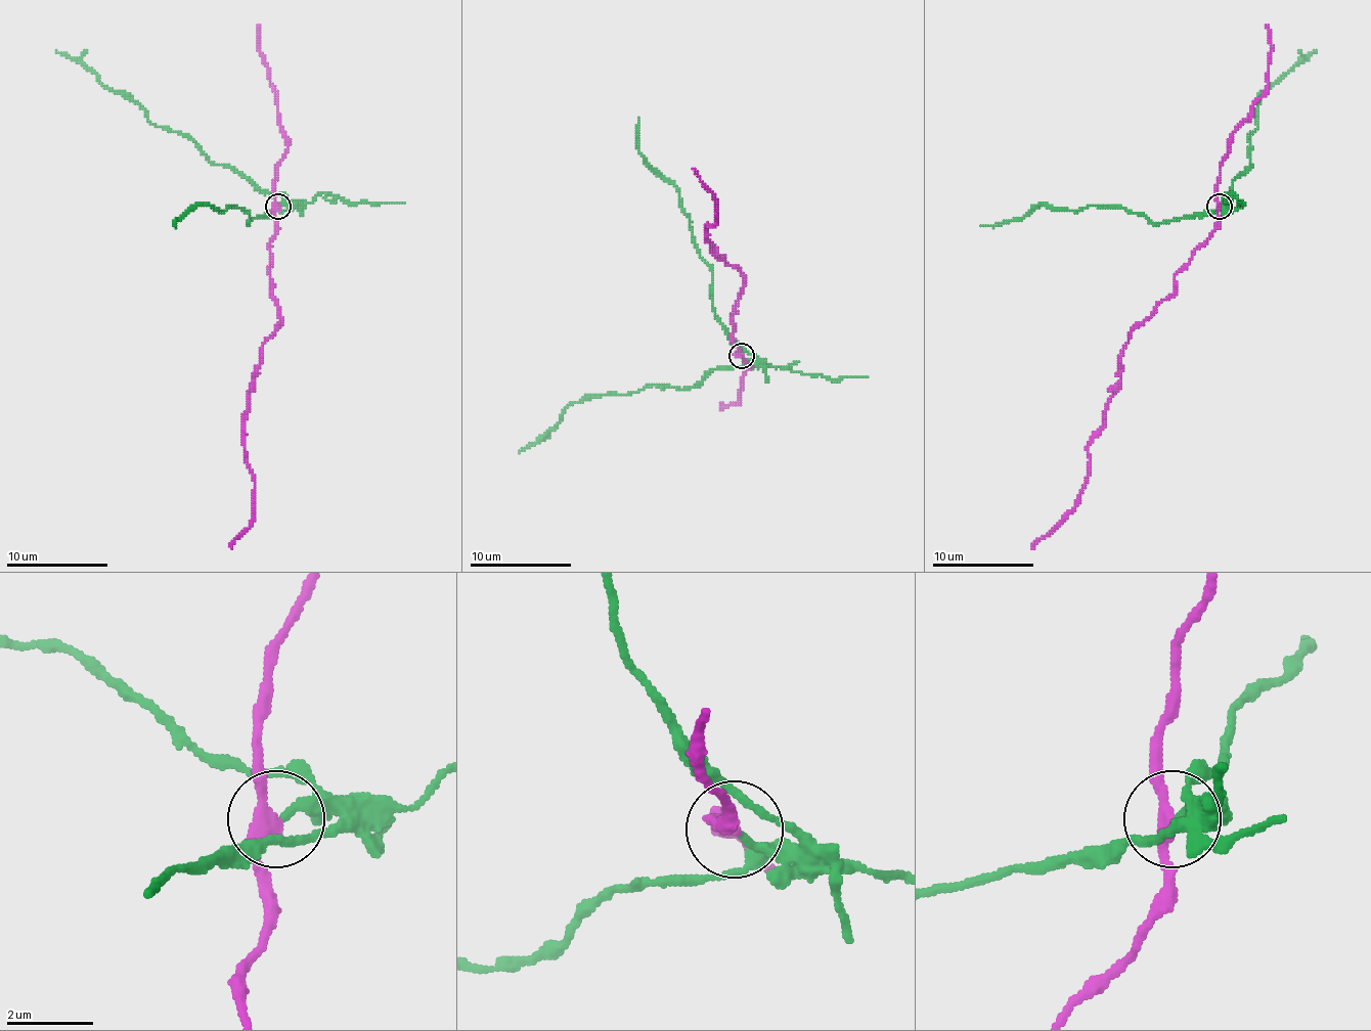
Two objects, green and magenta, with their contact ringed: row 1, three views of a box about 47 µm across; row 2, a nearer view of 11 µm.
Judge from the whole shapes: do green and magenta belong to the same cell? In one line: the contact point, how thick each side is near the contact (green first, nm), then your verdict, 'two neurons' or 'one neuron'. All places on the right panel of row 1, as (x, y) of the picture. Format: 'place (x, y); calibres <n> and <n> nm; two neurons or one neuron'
place (1219, 206); calibres 140 and 280 nm; two neurons

